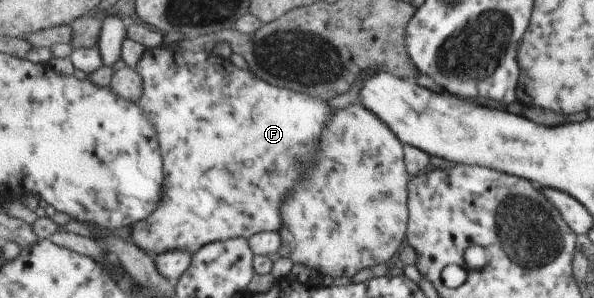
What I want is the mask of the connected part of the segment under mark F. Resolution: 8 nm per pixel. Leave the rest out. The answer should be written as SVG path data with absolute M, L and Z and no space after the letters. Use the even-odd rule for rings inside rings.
M160 44L144 48L134 69L143 78L143 89L134 105L147 114L166 165L163 165L160 197L164 205L160 205L148 221L132 229L132 241L152 257L164 251L184 251L192 255L214 241L232 237L247 240L256 233L278 231L282 225L278 213L282 197L288 195L296 181L302 179L302 173L314 165L320 133L332 117L328 103L320 97L268 85L248 68L234 67L229 59L206 51L171 49ZM228 155L240 155L240 161L228 161Z

